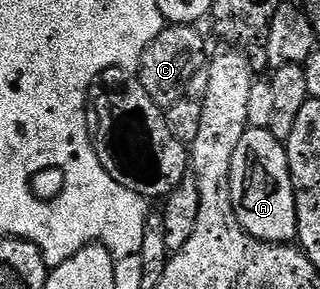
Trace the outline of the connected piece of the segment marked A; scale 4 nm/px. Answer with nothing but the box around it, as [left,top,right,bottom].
[231,128,297,245]

